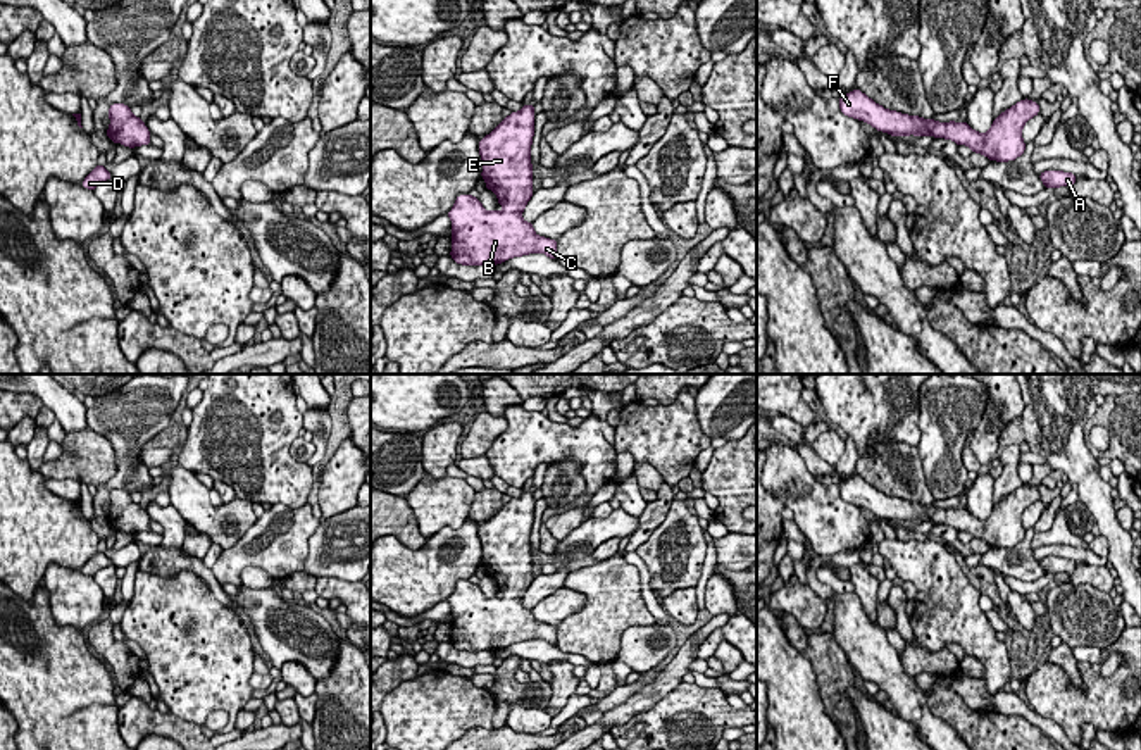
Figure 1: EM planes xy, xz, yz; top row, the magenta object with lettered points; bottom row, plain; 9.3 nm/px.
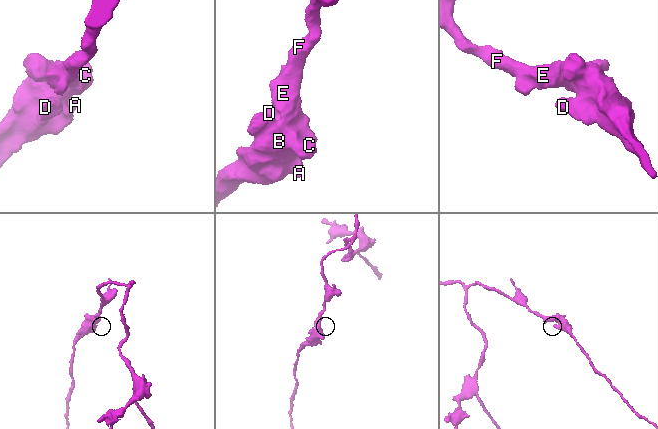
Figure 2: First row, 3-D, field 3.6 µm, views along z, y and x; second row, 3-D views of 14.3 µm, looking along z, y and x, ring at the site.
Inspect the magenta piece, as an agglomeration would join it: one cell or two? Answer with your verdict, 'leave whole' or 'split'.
leave whole

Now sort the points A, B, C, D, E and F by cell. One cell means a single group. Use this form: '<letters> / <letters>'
A B C D E F

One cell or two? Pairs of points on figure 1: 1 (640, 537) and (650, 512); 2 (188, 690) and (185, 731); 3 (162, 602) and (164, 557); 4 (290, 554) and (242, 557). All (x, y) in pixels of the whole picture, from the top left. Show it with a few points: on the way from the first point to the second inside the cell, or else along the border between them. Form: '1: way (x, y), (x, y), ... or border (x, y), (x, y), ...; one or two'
1: way (643, 531), (650, 518); one
2: border (171, 712), (195, 723), (202, 731); two
3: border (140, 568), (161, 576), (192, 571), (204, 583); two
4: way (278, 554), (259, 554), (254, 557); one

